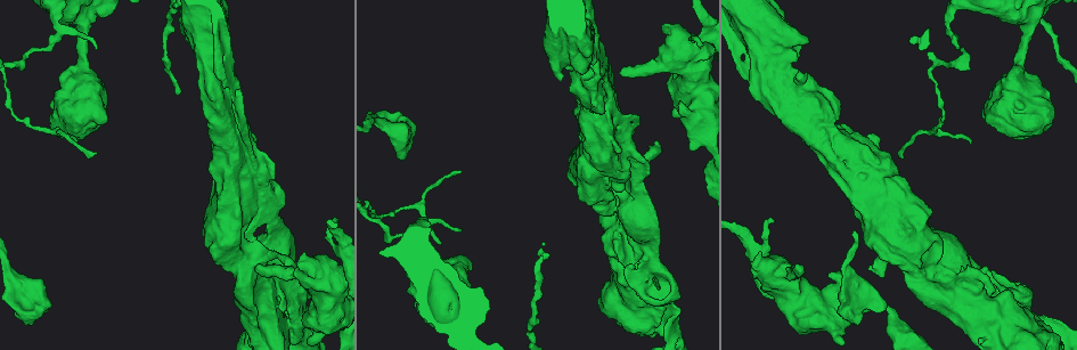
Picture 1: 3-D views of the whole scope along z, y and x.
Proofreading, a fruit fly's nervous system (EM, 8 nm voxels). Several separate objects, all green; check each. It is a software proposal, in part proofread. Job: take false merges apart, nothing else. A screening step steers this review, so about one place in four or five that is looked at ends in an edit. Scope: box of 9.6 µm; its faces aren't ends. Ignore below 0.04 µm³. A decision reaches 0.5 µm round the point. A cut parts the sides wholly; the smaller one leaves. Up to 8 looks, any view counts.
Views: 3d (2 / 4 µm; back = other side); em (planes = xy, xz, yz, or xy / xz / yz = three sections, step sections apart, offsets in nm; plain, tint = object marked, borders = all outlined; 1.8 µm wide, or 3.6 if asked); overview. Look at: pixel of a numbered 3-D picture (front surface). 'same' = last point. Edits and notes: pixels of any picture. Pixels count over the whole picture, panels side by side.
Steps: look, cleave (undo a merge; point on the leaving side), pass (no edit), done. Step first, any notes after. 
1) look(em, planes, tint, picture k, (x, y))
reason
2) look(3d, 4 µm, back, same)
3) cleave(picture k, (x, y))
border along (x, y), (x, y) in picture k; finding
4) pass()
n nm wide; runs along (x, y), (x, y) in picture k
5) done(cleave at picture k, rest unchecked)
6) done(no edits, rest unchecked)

look(em, yz, step 4, tint, picture 1, (1031, 9))

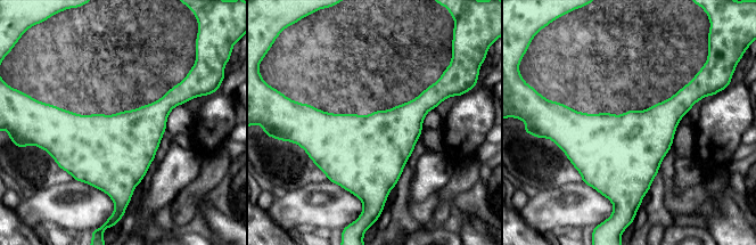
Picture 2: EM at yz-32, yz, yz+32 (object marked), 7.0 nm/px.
look(em, planes, tint, same)

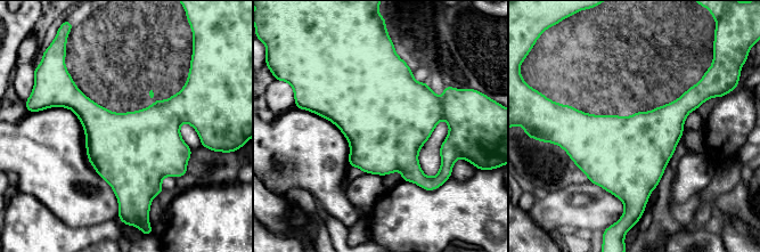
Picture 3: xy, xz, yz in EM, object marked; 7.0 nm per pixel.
pass()
all the same neuron

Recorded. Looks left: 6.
look(em, 3.6 µm, xz, step 8, plain, picture 1, (1016, 79))
thick turns thin

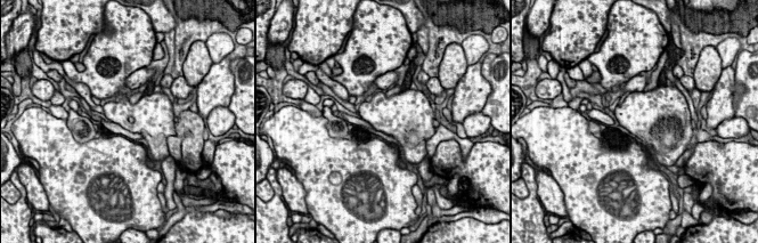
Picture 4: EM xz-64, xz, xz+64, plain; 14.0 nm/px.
look(em, 3.6 µm, xz, step 8, tint, same)

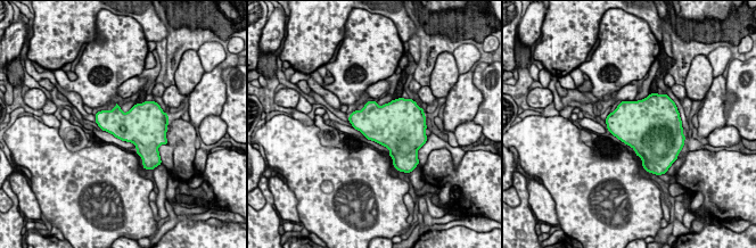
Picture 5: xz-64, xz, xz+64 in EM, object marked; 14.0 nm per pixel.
pass()
all the same neuron

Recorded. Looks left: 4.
look(em, 3.6 µm, planes, tint, picture 1, (265, 189))
touches itself

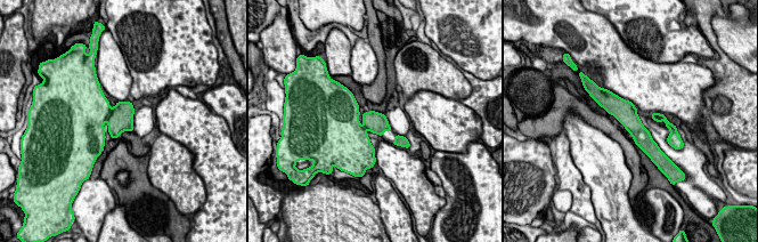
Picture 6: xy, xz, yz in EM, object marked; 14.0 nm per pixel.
cleave(picture 6, (121, 119))
the part that leaves runs along (610, 97), (651, 147) in picture 6; two neurons meet here

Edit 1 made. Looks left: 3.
look(em, 3.6 µm, yz, step 4, tint, picture 1, (855, 287))
arms part here

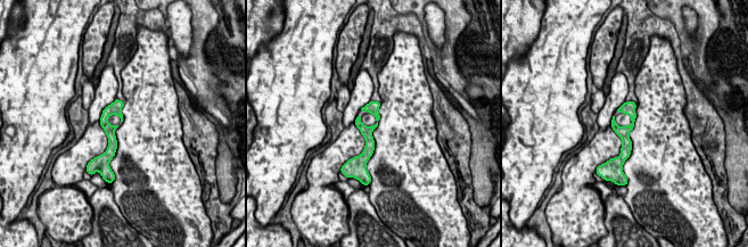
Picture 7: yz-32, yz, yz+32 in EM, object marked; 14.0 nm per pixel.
pass()
runs along (118, 103), (105, 116), (108, 156) in picture 7; continuous, no second neuron

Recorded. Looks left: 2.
done(cleave at picture 6, rest unchecked)

